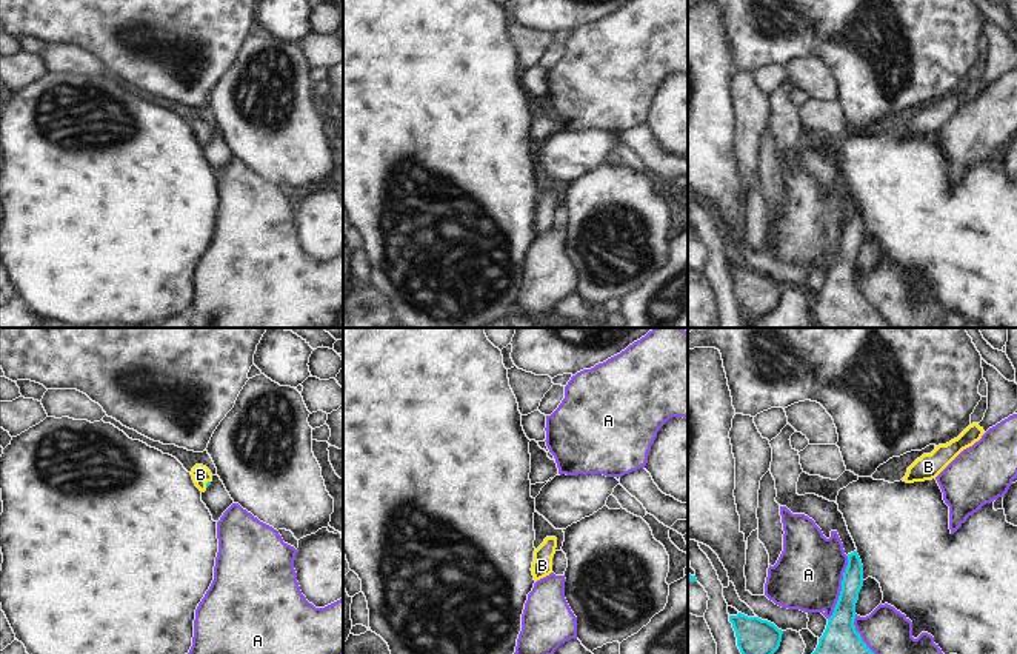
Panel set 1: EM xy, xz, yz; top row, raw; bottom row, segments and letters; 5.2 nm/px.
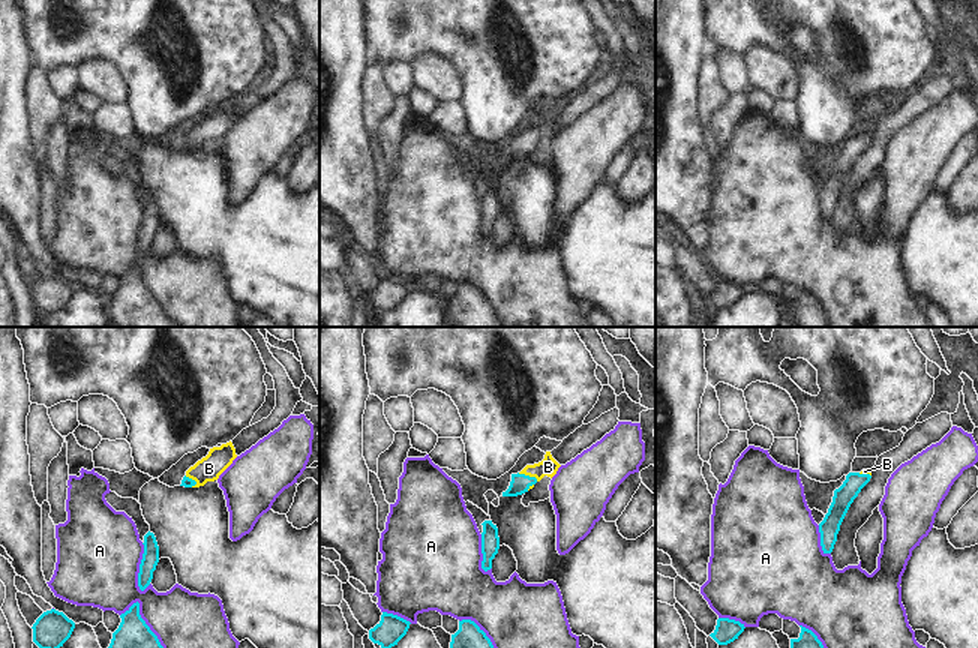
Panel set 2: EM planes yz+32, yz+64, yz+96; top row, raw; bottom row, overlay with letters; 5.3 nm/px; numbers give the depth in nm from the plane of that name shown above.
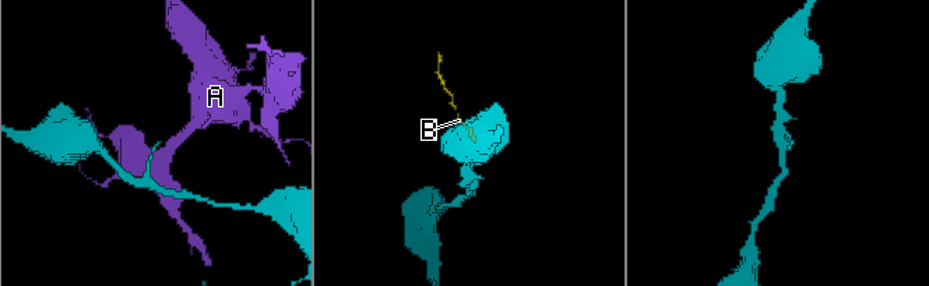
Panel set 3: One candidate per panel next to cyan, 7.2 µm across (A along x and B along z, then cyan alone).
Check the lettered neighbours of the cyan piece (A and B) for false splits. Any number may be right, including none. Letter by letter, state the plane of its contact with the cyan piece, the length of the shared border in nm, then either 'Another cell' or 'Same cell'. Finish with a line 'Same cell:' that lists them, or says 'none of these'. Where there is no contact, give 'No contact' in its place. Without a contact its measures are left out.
A: Touches cyan in yz. Shared border 360 nm. Another cell
B: Touches cyan in xy. Shared border 50 nm. Same cell
Same cell: B.

